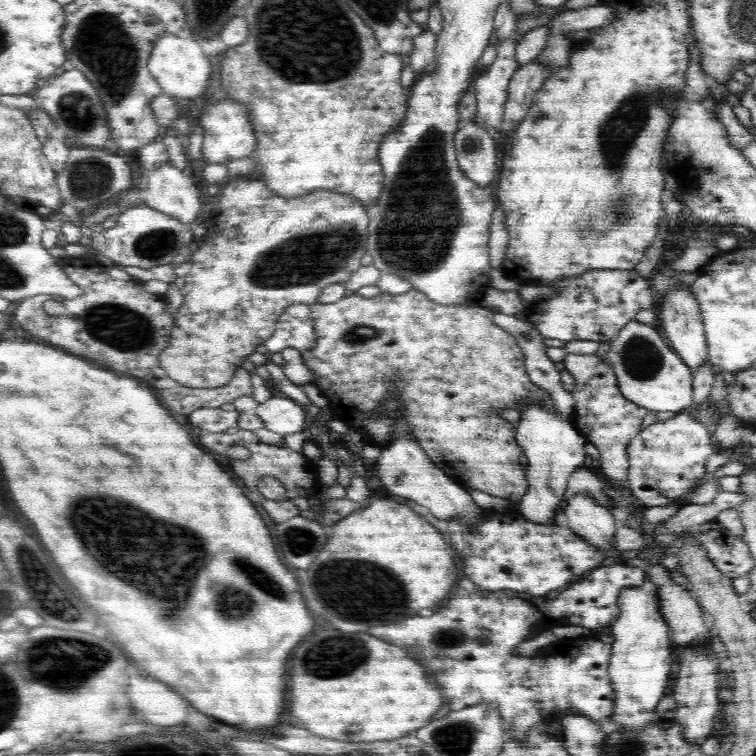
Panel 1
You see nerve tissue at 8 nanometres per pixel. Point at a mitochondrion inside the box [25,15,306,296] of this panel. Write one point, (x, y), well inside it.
(91, 177)

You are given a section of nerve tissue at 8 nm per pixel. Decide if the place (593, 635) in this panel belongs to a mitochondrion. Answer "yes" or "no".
no

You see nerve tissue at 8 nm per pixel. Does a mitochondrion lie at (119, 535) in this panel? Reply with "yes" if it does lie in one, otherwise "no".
yes

